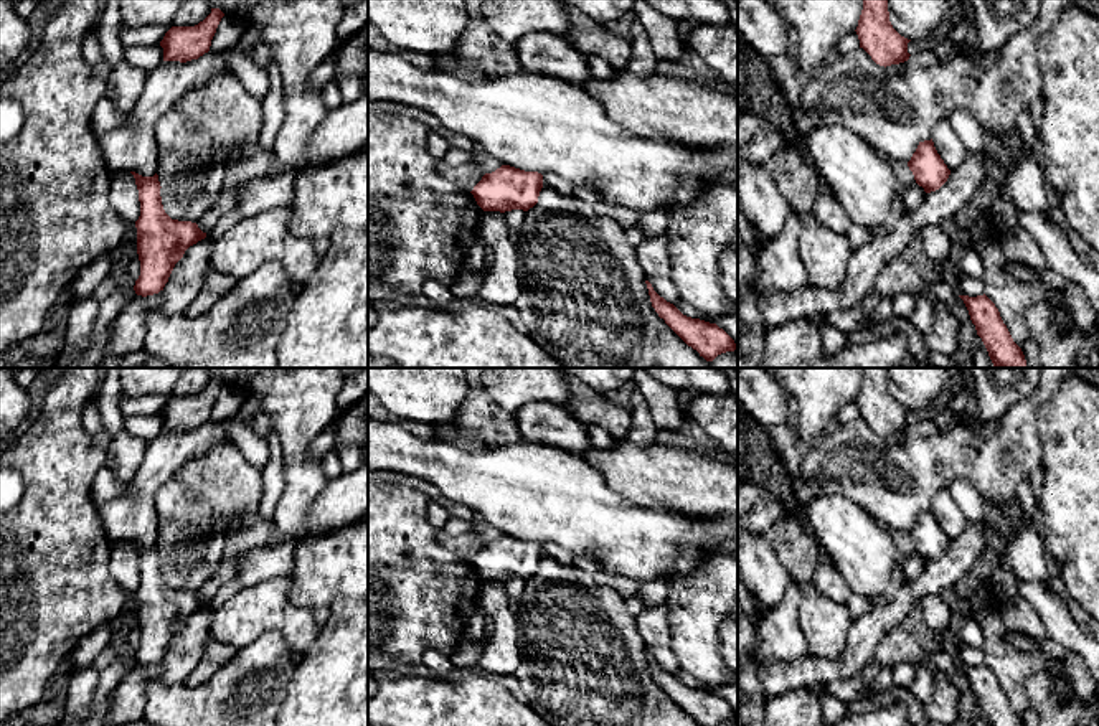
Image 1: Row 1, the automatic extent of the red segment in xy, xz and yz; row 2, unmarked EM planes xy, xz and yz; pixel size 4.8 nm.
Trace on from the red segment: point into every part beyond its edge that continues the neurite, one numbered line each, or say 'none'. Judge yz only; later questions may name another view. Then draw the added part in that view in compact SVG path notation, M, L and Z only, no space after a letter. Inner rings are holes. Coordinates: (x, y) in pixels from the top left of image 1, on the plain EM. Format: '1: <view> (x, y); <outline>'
none

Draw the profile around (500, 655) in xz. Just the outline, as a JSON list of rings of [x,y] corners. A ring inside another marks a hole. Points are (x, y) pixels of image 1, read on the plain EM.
[[[482,581],[477,604],[492,619],[492,632],[482,642],[483,652],[477,670],[495,676],[513,675],[521,657],[516,614],[510,610],[510,596],[500,581]]]

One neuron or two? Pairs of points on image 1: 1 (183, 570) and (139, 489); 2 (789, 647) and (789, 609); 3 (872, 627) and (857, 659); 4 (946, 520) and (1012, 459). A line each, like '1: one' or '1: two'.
1: two
2: one
3: one
4: two

